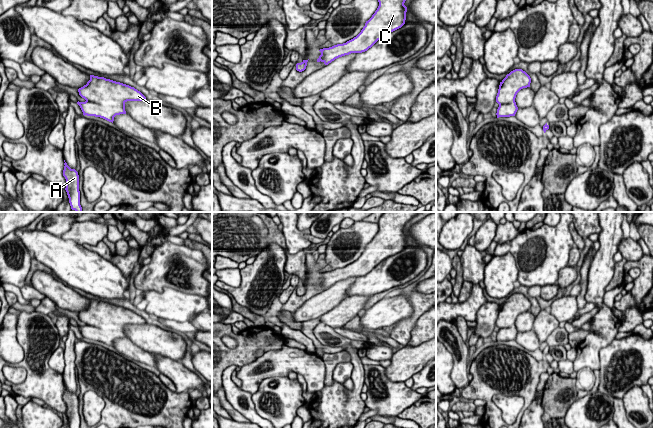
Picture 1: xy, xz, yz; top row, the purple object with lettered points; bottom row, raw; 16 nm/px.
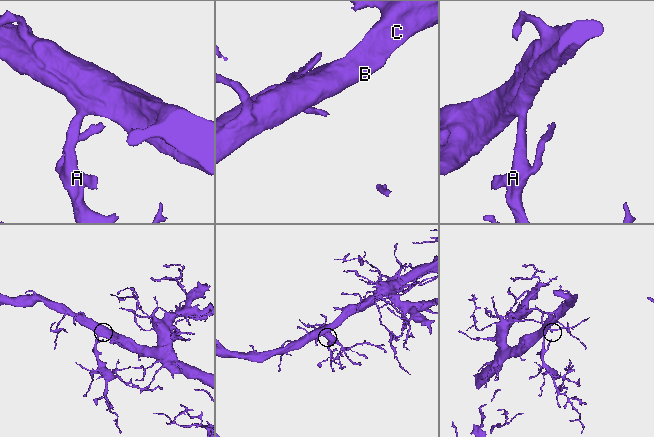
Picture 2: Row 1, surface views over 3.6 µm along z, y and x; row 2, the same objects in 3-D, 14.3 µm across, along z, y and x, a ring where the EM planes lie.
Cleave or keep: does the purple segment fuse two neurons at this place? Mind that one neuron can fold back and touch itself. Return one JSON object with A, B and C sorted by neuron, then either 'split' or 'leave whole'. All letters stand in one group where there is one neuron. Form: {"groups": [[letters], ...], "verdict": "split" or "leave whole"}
{"groups": [["A", "B", "C"]], "verdict": "leave whole"}

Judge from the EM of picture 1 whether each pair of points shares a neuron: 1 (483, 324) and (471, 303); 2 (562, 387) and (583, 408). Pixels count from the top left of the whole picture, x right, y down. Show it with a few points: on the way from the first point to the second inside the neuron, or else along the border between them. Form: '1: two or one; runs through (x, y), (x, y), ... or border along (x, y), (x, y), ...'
1: two; border along (486, 301), (478, 310), (474, 321)
2: two; border along (578, 398), (563, 417)

